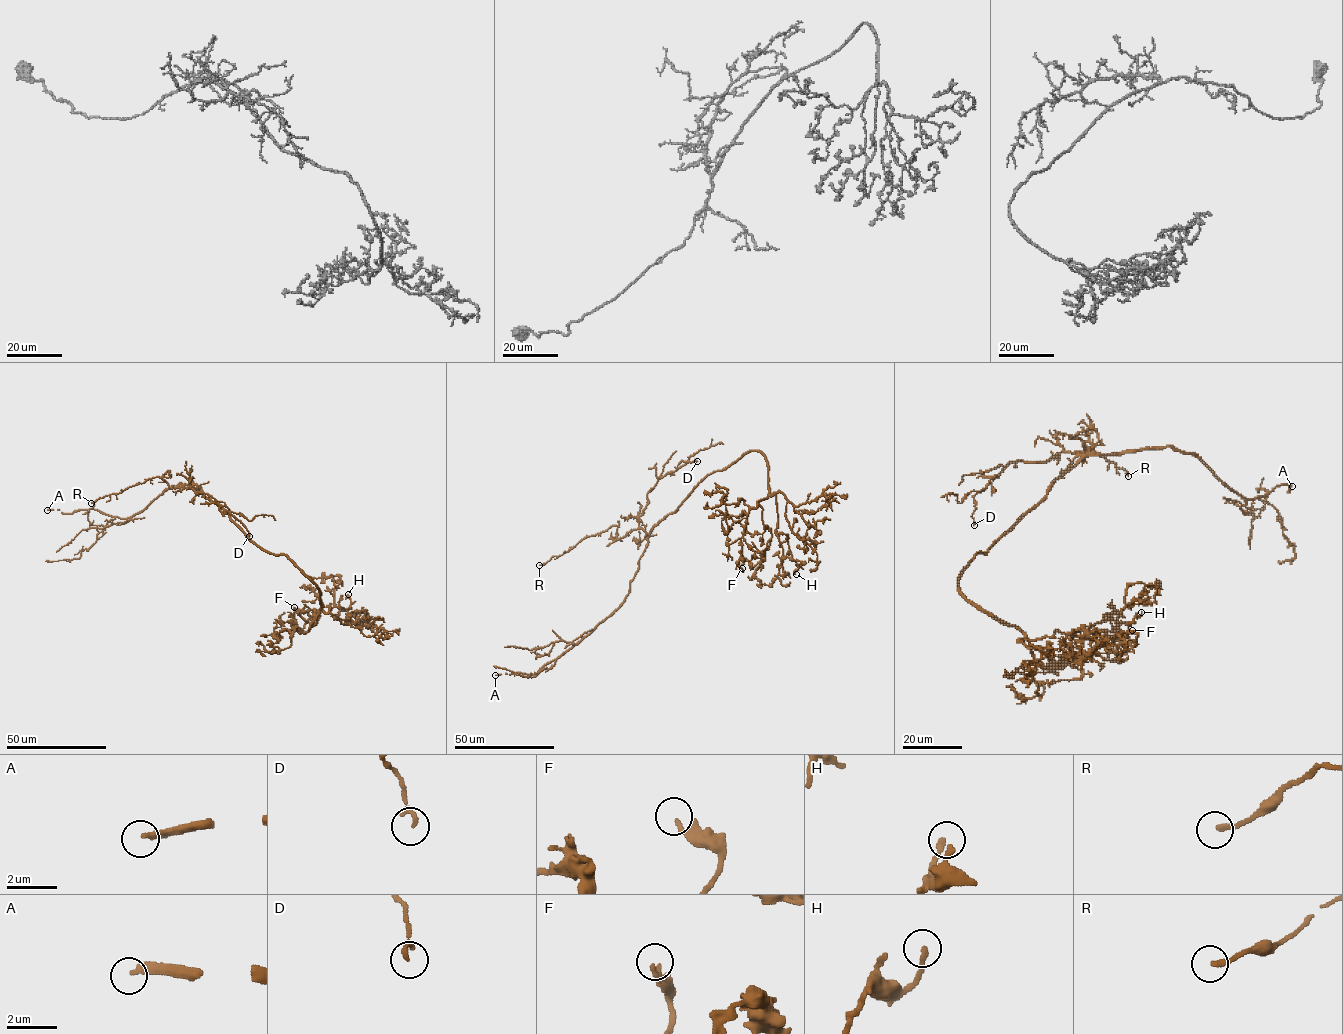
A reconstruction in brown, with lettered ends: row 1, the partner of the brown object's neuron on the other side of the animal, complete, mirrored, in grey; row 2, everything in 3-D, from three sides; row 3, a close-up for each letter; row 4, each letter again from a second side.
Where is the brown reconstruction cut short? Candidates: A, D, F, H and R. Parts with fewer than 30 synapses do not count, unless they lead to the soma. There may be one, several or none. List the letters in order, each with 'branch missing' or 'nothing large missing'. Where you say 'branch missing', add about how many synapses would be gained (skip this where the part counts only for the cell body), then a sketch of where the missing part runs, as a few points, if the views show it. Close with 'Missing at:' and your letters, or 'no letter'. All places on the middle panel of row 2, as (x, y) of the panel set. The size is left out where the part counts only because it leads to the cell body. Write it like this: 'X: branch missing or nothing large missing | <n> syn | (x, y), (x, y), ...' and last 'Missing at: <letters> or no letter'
A: branch missing | (495, 675), (450, 681)
D: nothing large missing
F: nothing large missing
H: nothing large missing
R: nothing large missing
Missing at: A

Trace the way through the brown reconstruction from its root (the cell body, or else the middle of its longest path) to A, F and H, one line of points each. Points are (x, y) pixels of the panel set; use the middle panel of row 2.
A: (681, 505), (649, 533), (629, 593), (612, 614), (536, 673), (495, 675)
F: (681, 505), (708, 475), (751, 451), (763, 455), (768, 495), (748, 514), (740, 538), (742, 568)
H: (681, 505), (708, 475), (759, 451), (768, 493), (776, 494), (776, 535), (788, 542), (796, 574)

